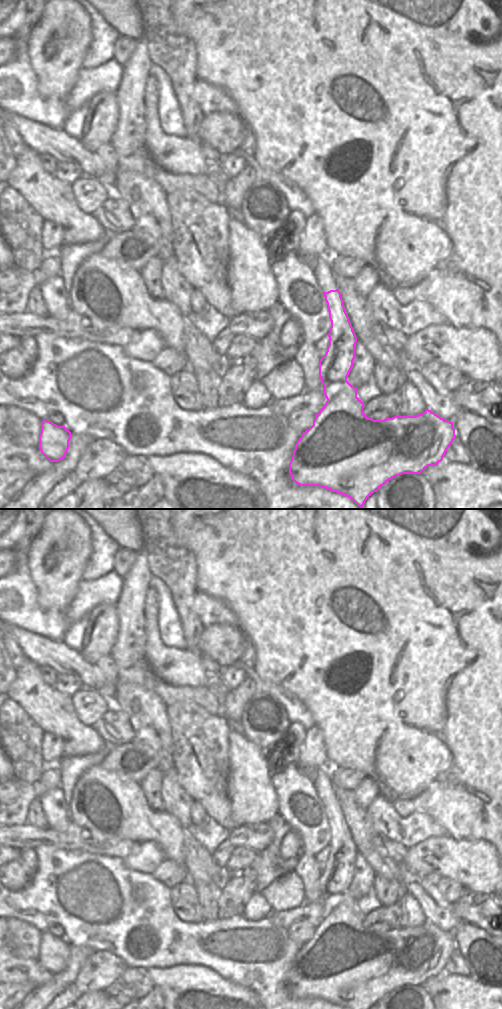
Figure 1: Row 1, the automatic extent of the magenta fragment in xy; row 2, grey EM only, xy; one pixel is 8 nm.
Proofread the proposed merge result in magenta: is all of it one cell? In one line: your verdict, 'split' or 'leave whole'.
split

